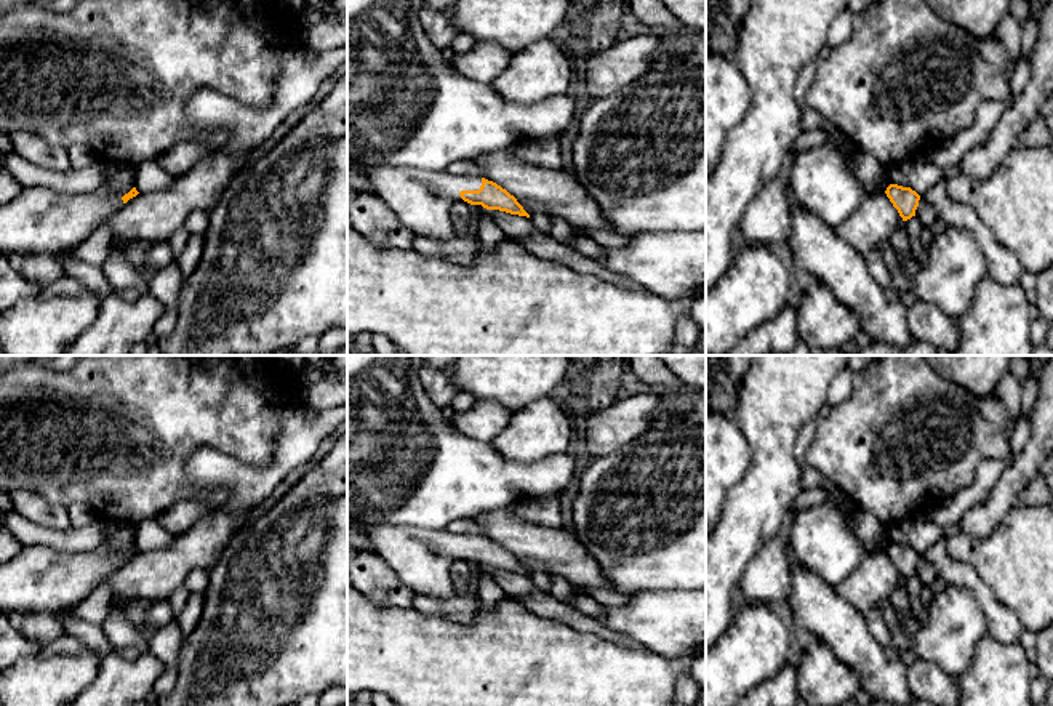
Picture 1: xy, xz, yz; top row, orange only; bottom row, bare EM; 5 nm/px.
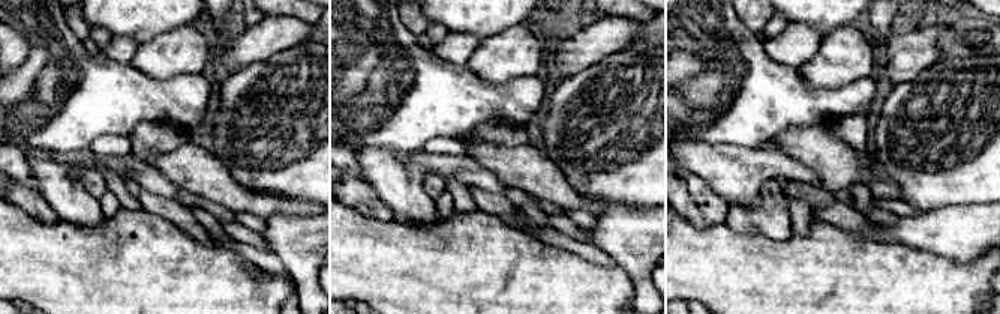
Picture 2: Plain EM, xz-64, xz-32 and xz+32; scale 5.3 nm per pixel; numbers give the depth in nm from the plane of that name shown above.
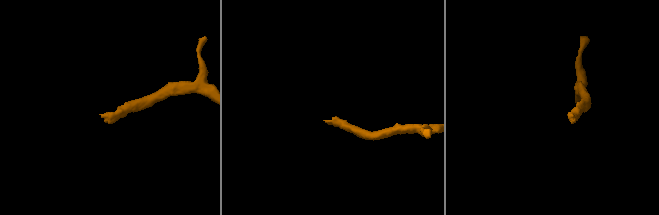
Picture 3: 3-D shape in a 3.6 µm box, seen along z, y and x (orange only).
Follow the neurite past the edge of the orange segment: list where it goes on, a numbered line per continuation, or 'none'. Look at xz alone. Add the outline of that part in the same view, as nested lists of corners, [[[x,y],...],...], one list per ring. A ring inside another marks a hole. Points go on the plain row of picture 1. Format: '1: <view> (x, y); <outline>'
1: xz (421, 557); [[[360,525],[378,554],[414,596],[451,599],[450,567],[461,549],[478,549],[482,535],[416,527]]]

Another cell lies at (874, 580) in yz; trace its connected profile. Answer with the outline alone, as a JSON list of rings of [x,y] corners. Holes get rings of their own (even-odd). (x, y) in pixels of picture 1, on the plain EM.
[[[864,552],[858,567],[835,586],[840,599],[866,613],[888,600],[898,586],[904,583],[887,552]]]

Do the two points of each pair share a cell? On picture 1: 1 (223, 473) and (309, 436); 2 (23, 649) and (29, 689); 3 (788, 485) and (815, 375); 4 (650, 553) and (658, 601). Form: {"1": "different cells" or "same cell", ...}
{"1": "same cell", "2": "different cells", "3": "same cell", "4": "different cells"}

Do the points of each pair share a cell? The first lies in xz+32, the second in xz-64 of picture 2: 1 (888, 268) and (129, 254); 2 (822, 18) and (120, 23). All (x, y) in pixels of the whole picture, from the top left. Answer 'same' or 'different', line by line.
1: same
2: same

